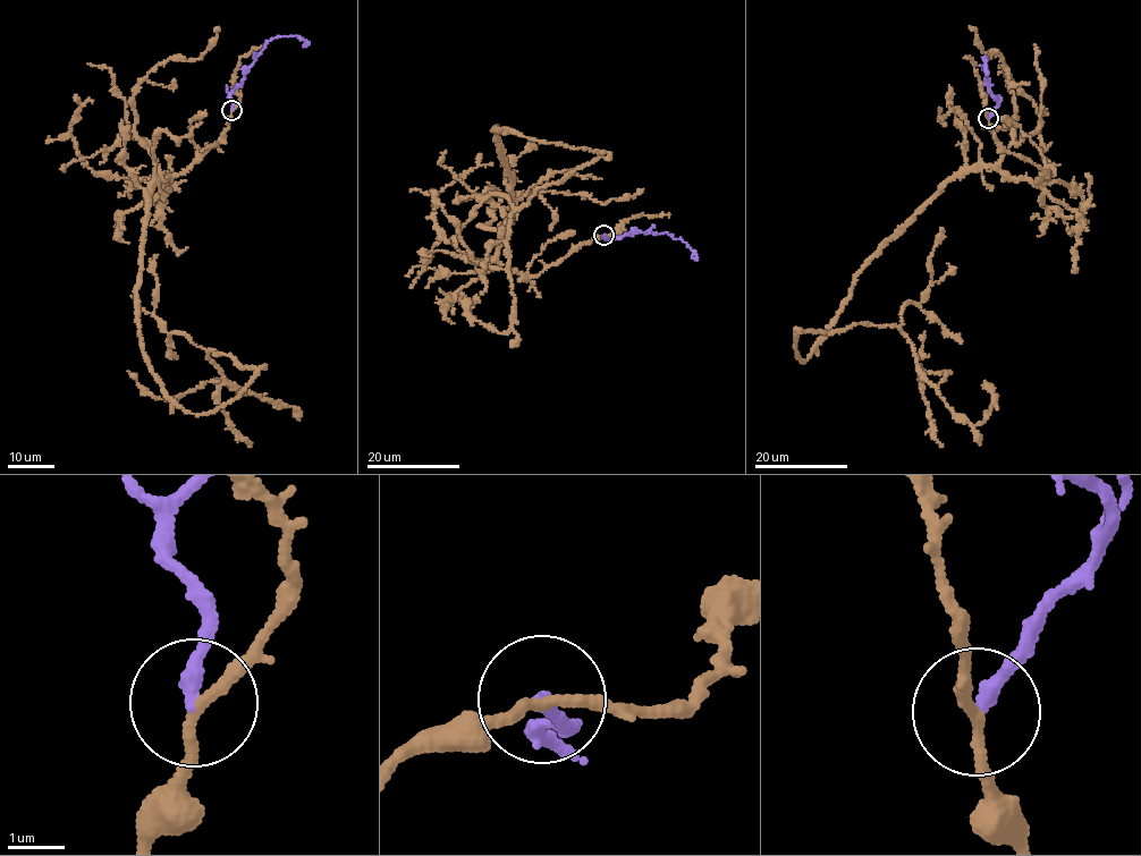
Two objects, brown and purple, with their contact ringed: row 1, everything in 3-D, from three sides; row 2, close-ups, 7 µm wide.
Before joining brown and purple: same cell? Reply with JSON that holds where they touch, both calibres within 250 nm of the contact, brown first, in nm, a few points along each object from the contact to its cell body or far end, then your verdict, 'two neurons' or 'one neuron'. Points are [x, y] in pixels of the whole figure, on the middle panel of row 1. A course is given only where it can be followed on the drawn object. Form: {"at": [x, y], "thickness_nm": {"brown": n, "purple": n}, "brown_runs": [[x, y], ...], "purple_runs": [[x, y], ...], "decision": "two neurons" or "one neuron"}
{"at": [603, 235], "thickness_nm": {"brown": 180, "purple": 260}, "brown_runs": [[603, 235], [537, 276], [498, 261], [512, 178], [491, 130], [609, 157], [515, 212], [510, 330], [461, 293]], "purple_runs": [[603, 235], [608, 239], [634, 232], [666, 231], [691, 247], [695, 257], [692, 256]], "decision": "two neurons"}

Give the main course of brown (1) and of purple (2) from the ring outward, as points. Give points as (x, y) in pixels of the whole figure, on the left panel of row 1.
1: (231, 110), (145, 193), (136, 290), (167, 395), (210, 414), (263, 366), (212, 349), (284, 406), (214, 384)
2: (231, 110), (230, 95), (267, 42), (276, 36), (295, 35), (306, 42), (304, 45)

